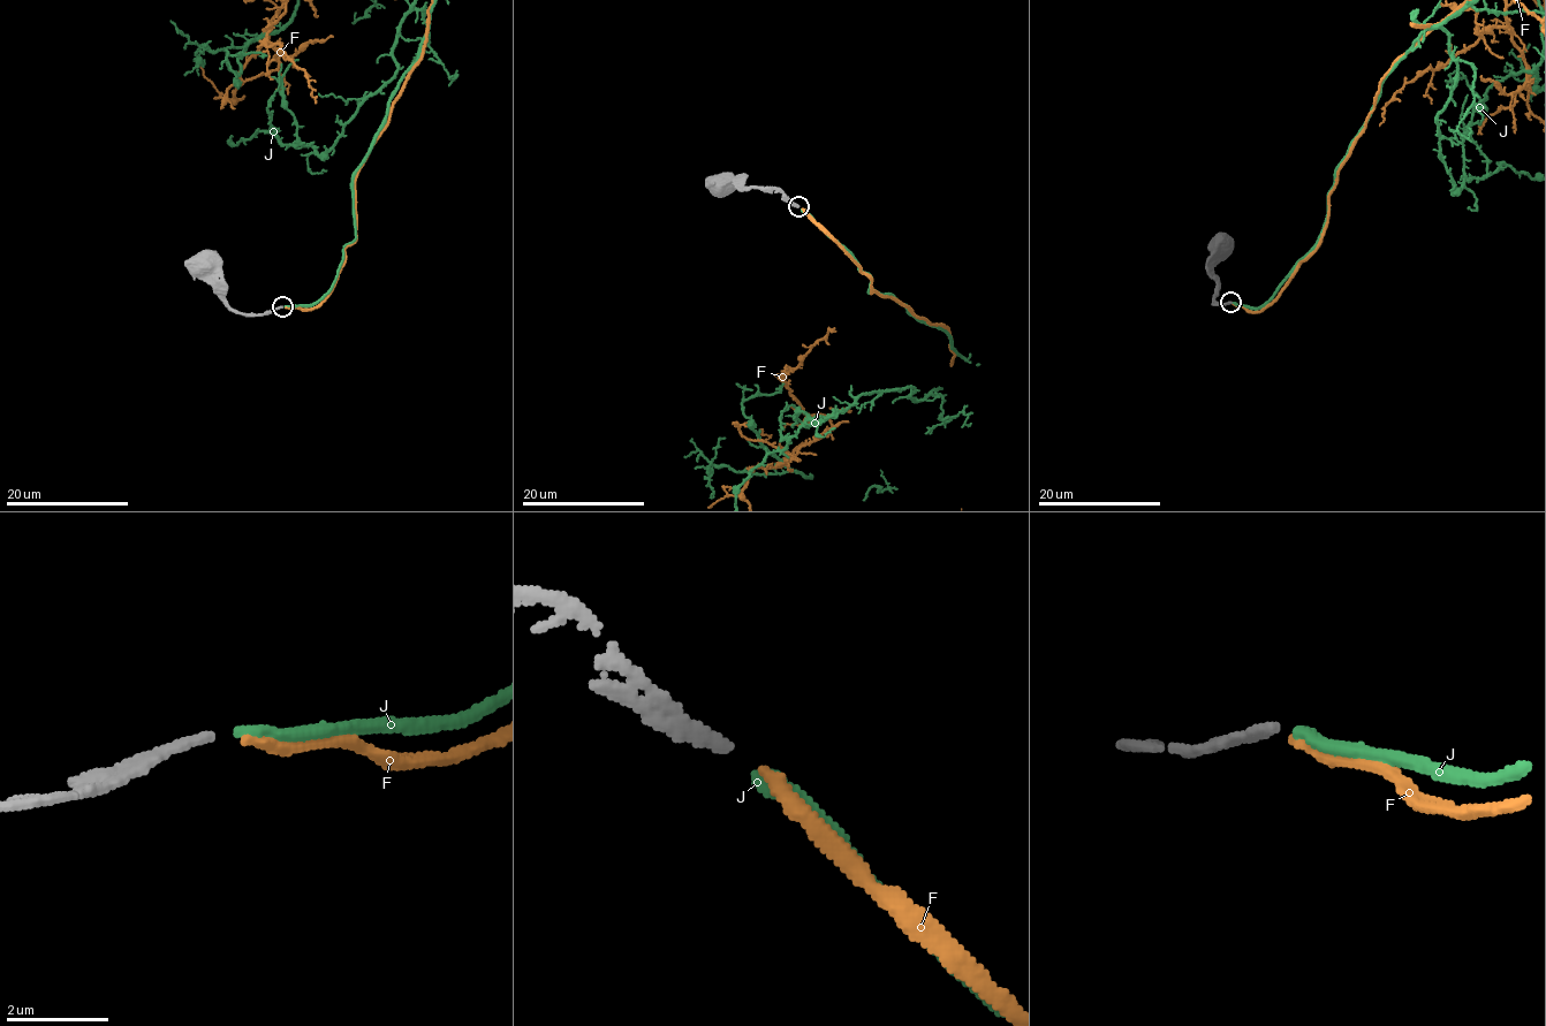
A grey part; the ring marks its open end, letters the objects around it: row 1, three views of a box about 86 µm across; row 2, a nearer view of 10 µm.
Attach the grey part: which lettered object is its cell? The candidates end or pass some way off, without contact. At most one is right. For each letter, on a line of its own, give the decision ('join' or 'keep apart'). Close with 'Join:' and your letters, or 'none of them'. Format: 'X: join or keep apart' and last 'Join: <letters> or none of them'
F: keep apart
J: join
Join: J

